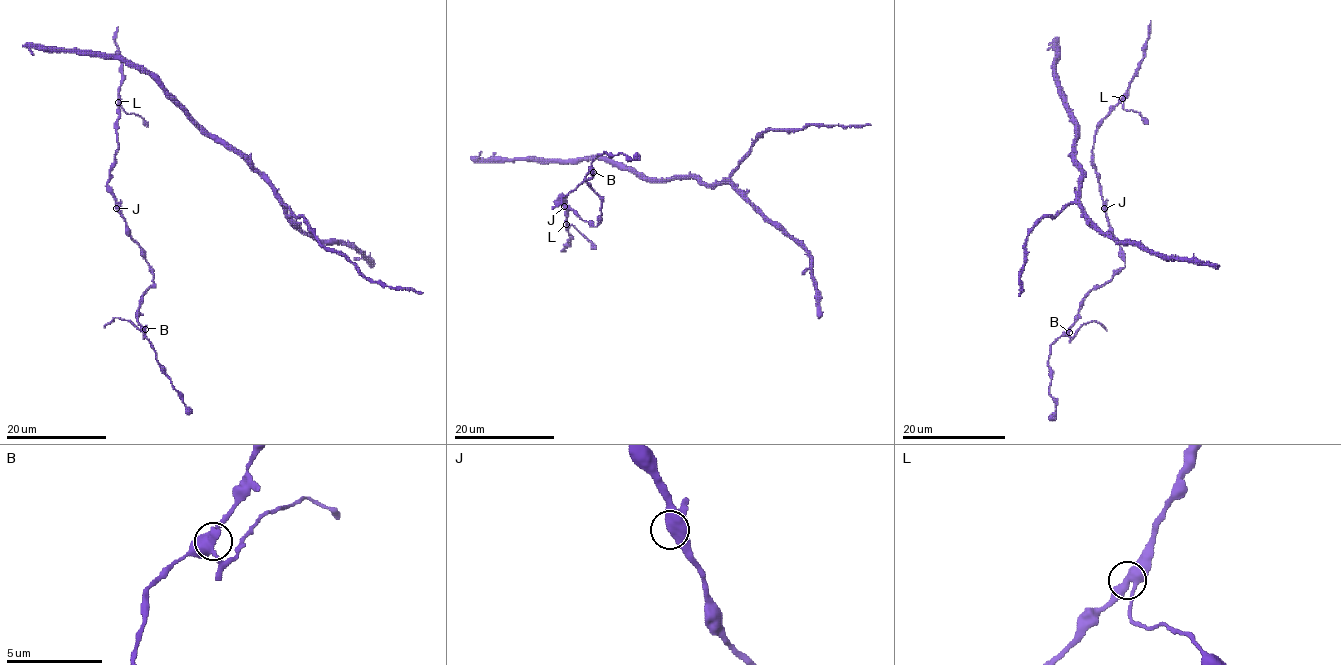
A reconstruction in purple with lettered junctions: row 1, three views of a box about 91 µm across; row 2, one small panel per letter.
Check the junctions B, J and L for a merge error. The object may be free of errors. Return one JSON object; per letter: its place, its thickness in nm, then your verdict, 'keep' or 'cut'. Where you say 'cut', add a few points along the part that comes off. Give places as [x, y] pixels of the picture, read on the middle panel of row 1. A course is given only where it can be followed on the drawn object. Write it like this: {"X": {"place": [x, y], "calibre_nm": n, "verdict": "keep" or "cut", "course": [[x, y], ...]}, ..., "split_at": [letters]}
{"B": {"place": [593, 172], "calibre_nm": 420, "verdict": "cut", "course": [[593, 172], [552, 209]]}, "J": {"place": [564, 206], "calibre_nm": 440, "verdict": "keep"}, "L": {"place": [566, 224], "calibre_nm": 400, "verdict": "keep"}, "split_at": ["B"]}

